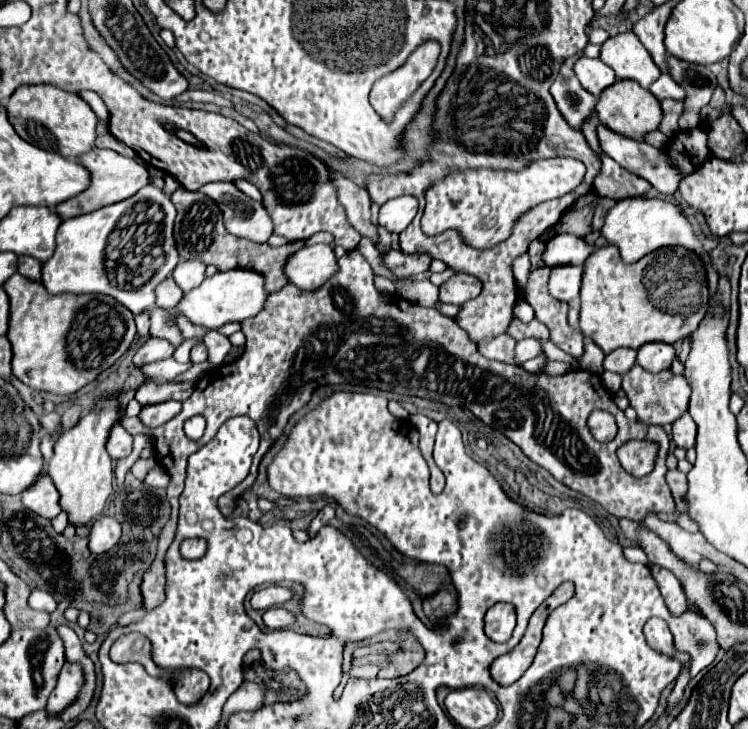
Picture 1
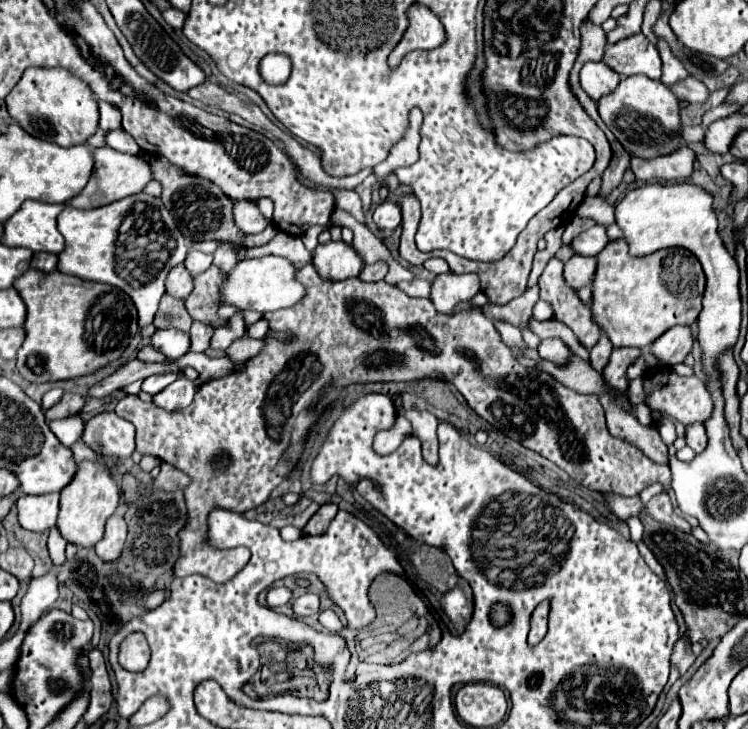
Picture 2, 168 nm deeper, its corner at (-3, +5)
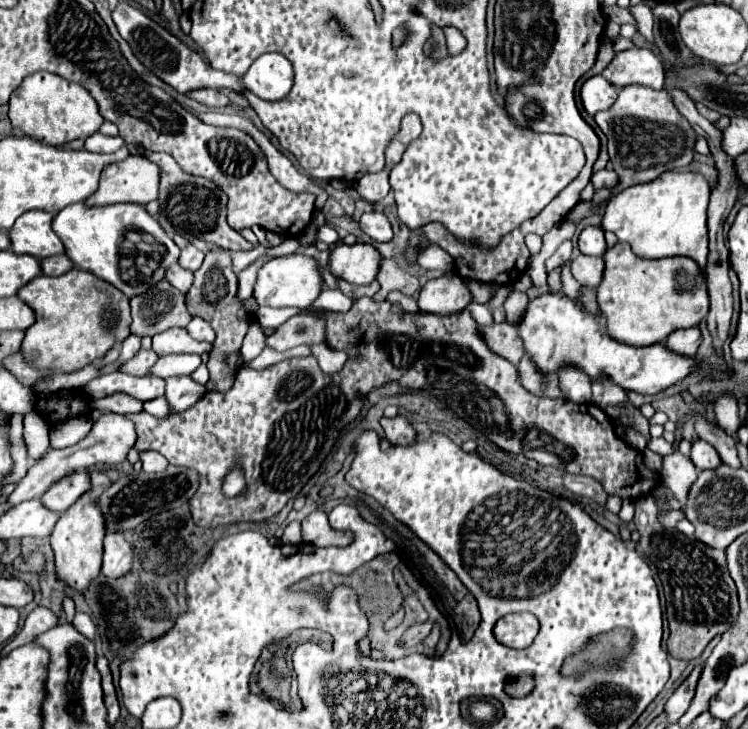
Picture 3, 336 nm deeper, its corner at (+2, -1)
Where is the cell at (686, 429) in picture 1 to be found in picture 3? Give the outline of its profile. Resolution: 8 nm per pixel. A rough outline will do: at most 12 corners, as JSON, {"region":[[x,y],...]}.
{"region":[[694,441],[690,459],[700,471],[722,465],[710,443]]}

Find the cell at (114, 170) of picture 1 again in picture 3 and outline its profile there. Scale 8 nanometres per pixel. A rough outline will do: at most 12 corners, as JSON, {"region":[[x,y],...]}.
{"region":[[128,155],[102,171],[88,205],[158,199],[160,167]]}

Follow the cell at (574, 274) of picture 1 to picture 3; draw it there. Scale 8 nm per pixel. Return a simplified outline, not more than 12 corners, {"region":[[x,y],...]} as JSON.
{"region":[[578,255],[572,273],[580,285],[598,287],[604,259]]}

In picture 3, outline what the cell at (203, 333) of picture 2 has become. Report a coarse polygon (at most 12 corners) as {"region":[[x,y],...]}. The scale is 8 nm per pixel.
{"region":[[202,317],[188,323],[188,333],[198,341],[214,341],[214,329]]}

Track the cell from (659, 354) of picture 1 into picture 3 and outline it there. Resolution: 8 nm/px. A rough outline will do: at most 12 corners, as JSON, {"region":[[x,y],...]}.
{"region":[[698,327],[678,329],[666,337],[666,347],[694,355],[702,343]]}

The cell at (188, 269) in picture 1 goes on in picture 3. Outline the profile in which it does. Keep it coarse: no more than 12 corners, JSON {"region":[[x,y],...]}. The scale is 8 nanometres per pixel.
{"region":[[186,245],[178,263],[196,271],[204,261],[204,253],[194,245]]}

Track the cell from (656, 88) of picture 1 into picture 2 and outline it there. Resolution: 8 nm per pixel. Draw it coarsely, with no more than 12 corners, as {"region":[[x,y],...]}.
{"region":[[693,77],[669,85],[679,101],[703,103],[709,89]]}

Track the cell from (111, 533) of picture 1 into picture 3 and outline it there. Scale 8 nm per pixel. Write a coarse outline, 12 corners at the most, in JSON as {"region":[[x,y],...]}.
{"region":[[106,533],[102,573],[132,569],[134,551],[122,533]]}

